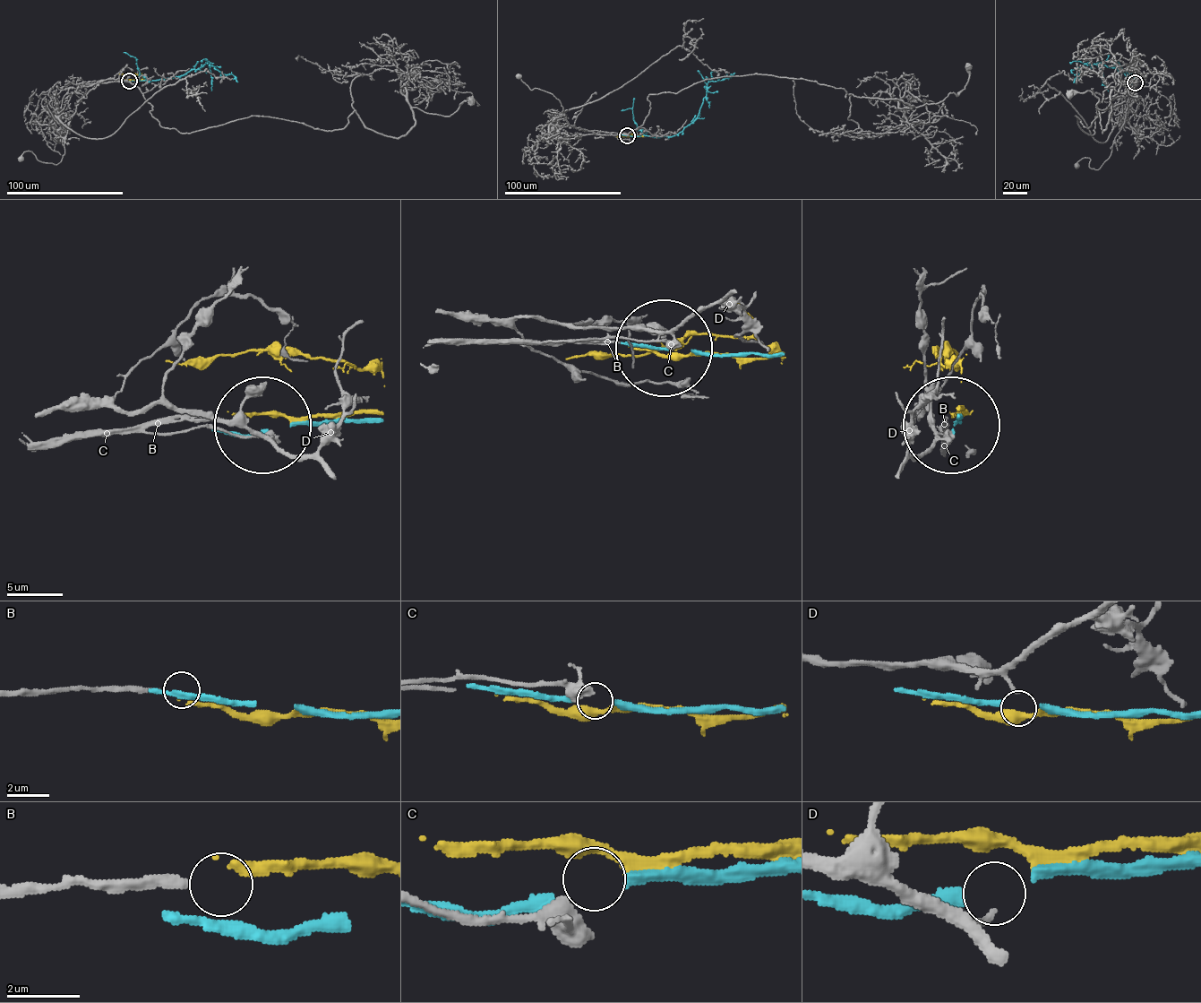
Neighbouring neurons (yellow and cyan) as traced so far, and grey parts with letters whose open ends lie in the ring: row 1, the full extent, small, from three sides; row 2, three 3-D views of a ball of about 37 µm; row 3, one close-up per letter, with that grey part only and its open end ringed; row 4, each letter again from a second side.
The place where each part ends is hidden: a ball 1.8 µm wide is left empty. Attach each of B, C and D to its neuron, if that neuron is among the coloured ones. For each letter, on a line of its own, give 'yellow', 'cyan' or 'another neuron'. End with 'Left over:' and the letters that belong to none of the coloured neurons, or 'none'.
B: another neuron
C: yellow
D: another neuron
Left over: B, D

